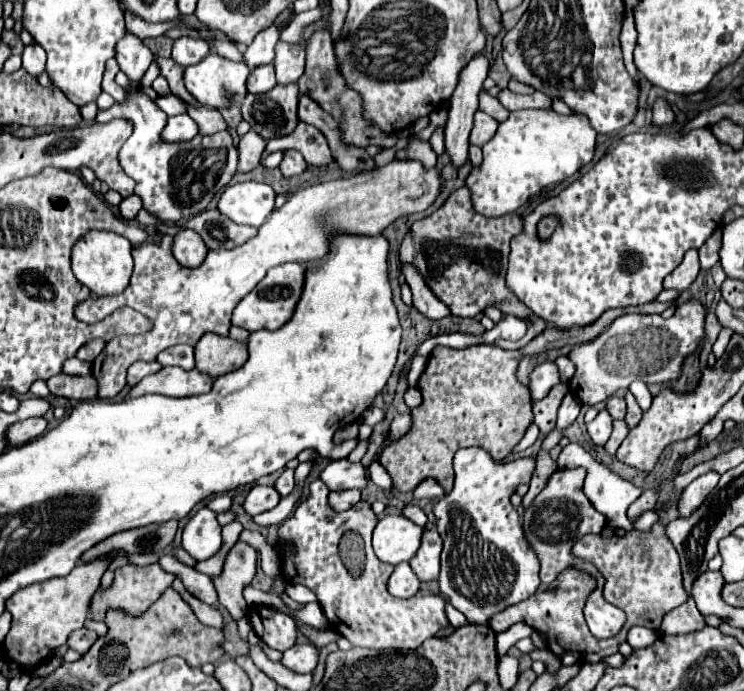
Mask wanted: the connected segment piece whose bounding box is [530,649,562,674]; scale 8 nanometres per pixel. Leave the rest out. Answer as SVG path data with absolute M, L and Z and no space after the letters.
M535 649L530 653L533 661L541 660L546 664L547 672L556 673L562 666L561 659L548 649Z

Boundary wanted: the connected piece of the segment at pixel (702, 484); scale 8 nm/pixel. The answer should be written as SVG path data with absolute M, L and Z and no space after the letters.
M708 472L691 482L680 497L678 505L680 516L692 514L696 510L696 506L700 506L700 502L704 502L704 498L716 488L718 480L720 480L718 472Z

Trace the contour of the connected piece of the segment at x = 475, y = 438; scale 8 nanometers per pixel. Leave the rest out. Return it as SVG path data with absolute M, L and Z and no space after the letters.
M648 302L640 306L610 308L588 326L574 326L568 330L548 326L544 334L536 336L522 350L502 350L490 344L476 344L462 350L436 346L418 382L424 400L412 410L412 430L398 442L384 448L384 454L380 456L380 464L394 480L394 488L400 492L412 492L422 480L434 478L448 494L454 484L452 458L456 450L478 446L484 448L496 462L504 460L512 452L512 448L522 440L526 428L532 424L532 402L528 402L528 390L524 390L524 386L516 380L516 366L522 354L540 354L568 344L576 346L586 340L594 340L622 314L660 314L668 306L670 304Z

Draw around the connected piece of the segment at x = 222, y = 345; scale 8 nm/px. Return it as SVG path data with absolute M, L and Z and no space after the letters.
M212 332L204 334L198 344L194 346L194 356L196 356L196 368L200 372L210 374L212 378L222 376L226 372L232 372L248 360L246 344L236 342L232 338L216 336Z

